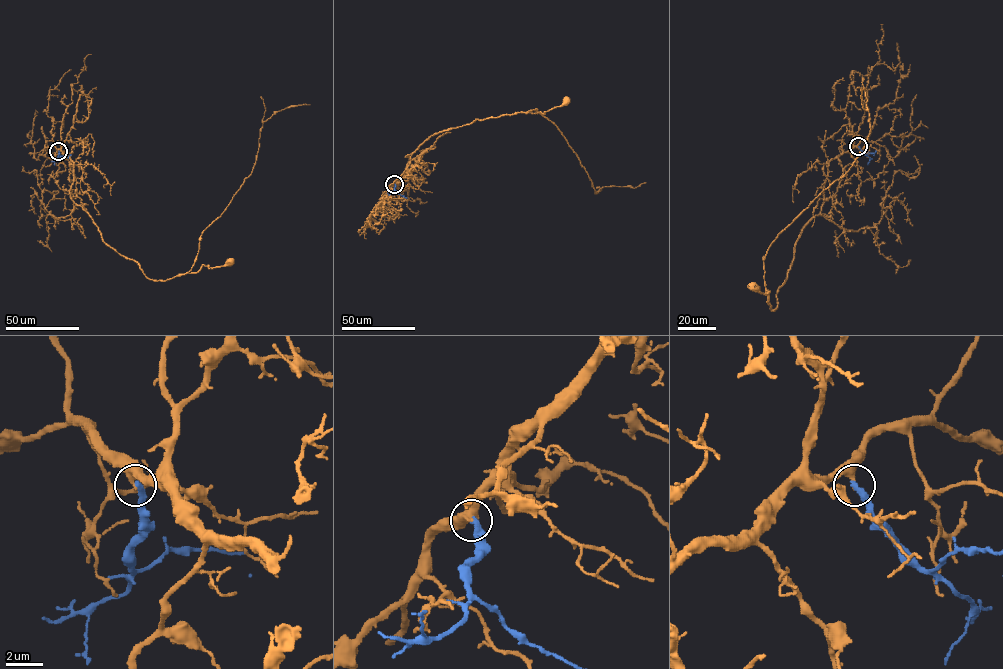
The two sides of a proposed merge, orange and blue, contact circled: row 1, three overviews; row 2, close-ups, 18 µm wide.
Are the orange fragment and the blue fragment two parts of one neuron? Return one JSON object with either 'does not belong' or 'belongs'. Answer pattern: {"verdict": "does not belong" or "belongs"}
{"verdict": "does not belong"}

